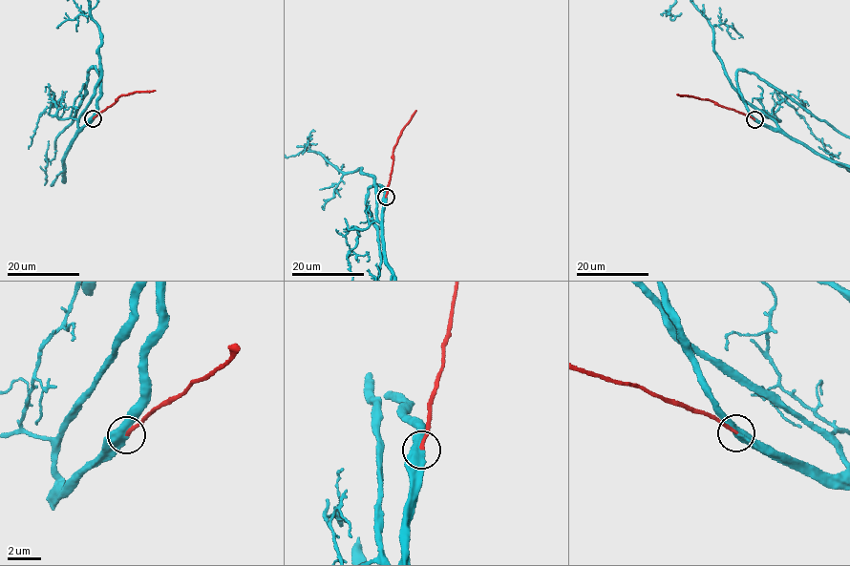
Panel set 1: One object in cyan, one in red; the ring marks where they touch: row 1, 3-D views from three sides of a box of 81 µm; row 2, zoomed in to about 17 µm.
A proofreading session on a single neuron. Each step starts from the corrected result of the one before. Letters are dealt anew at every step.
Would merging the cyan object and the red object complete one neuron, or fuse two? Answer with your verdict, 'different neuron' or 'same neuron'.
same neuron

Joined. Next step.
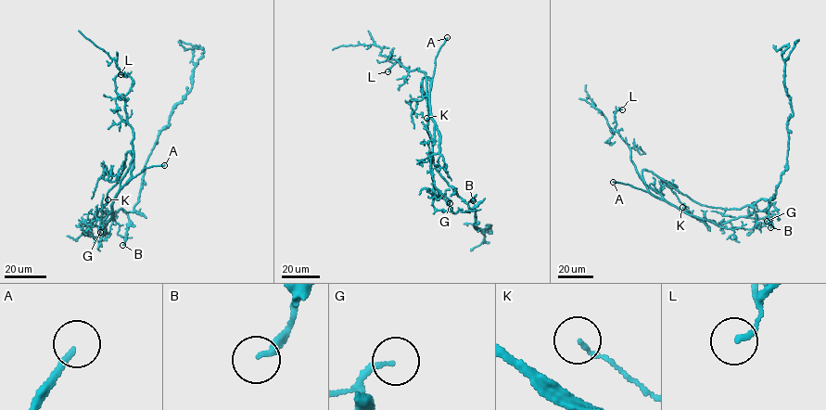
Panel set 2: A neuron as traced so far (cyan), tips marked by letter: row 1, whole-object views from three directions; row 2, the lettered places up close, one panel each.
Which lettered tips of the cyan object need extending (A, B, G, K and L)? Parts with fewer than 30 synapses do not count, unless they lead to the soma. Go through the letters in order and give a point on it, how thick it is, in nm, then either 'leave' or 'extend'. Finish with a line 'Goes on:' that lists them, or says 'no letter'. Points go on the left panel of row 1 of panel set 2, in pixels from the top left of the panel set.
A: at (164, 165); 180 nm thick; extend
B: at (122, 245); 220 nm thick; leave
G: at (100, 232); 150 nm thick; leave
K: at (108, 199); 120 nm thick; leave
L: at (120, 74); 140 nm thick; leave
Goes on: A

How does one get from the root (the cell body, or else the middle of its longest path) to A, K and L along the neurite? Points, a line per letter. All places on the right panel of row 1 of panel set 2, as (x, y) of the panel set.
A: (698, 203), (650, 171), (643, 170), (641, 173), (648, 192), (613, 182)
K: (698, 203), (651, 172), (642, 170), (643, 181), (651, 193), (704, 222), (682, 207)
L: (698, 203), (643, 170), (649, 192), (662, 198), (641, 178), (629, 147), (616, 129), (614, 114), (622, 109)

